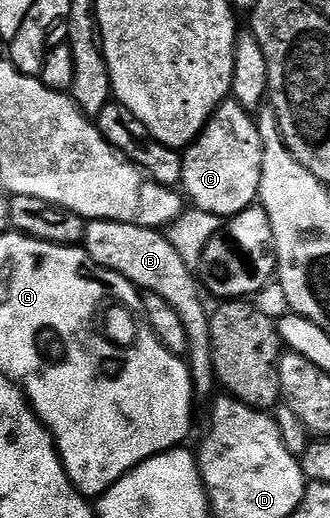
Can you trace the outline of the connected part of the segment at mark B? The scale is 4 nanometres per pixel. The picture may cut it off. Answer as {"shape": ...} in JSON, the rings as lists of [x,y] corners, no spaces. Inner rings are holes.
{"shape":[[[89,220],[85,224],[85,240],[83,249],[89,253],[91,260],[111,272],[119,272],[123,277],[128,278],[138,291],[155,296],[163,296],[171,308],[175,308],[179,320],[183,320],[183,328],[187,328],[187,340],[189,341],[189,353],[187,355],[187,365],[189,375],[193,377],[193,393],[198,399],[214,397],[213,389],[218,389],[217,376],[213,372],[213,341],[211,340],[211,317],[210,307],[205,307],[205,302],[201,299],[203,286],[195,273],[194,267],[183,264],[183,256],[175,252],[175,248],[170,244],[168,237],[160,229],[148,226],[136,226],[126,222],[112,222],[111,220]]]}

